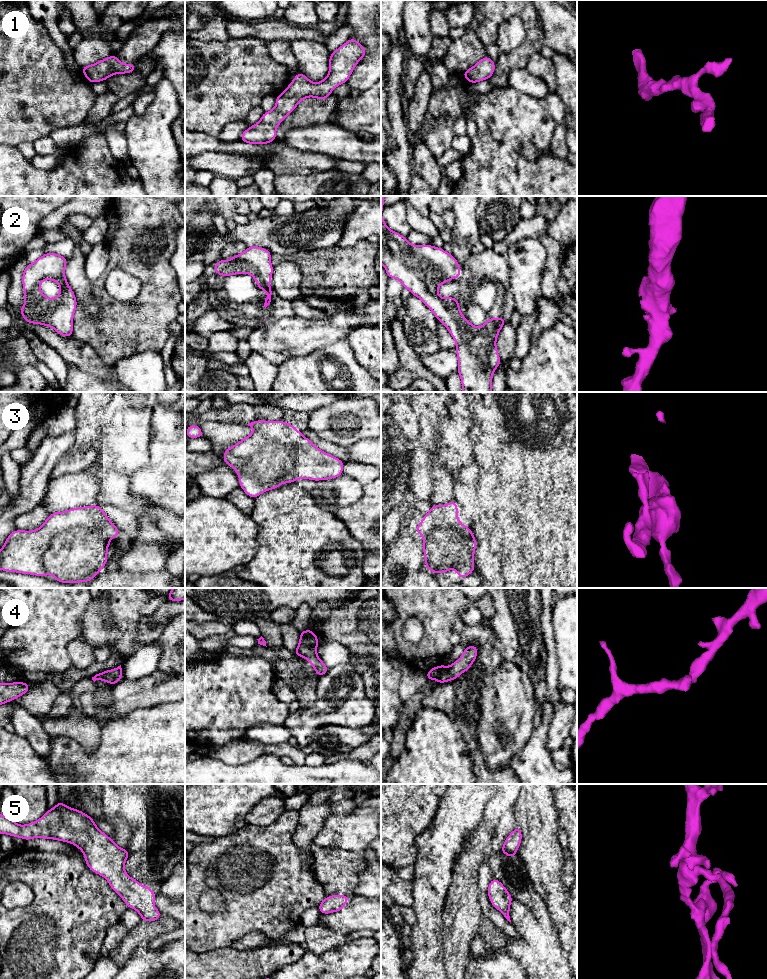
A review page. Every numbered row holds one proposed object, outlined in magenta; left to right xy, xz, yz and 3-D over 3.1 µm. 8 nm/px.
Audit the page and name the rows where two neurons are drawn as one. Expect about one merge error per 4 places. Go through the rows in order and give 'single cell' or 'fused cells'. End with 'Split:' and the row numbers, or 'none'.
1: single cell
2: single cell
3: single cell
4: single cell
5: single cell
Split: none

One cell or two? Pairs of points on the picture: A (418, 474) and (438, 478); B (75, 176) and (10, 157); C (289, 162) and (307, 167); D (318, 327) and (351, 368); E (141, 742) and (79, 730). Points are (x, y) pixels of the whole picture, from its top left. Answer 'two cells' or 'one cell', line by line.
A: two cells
B: one cell
C: one cell
D: two cells
E: two cells

